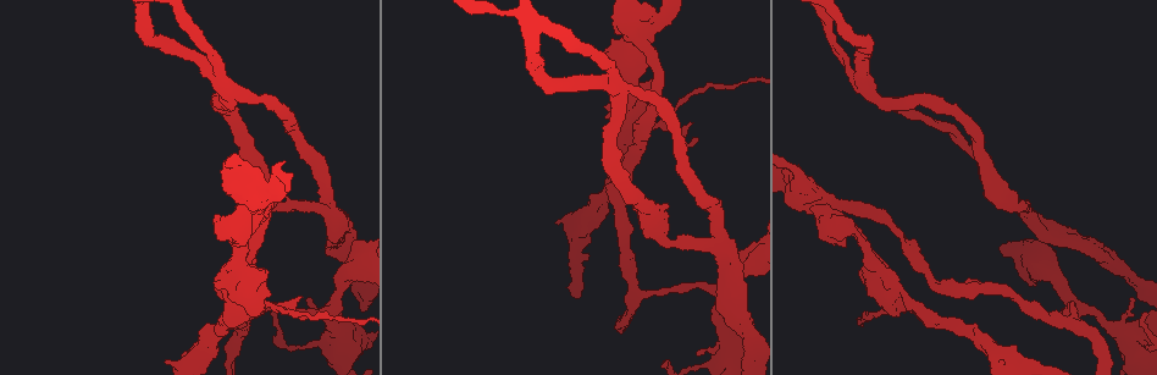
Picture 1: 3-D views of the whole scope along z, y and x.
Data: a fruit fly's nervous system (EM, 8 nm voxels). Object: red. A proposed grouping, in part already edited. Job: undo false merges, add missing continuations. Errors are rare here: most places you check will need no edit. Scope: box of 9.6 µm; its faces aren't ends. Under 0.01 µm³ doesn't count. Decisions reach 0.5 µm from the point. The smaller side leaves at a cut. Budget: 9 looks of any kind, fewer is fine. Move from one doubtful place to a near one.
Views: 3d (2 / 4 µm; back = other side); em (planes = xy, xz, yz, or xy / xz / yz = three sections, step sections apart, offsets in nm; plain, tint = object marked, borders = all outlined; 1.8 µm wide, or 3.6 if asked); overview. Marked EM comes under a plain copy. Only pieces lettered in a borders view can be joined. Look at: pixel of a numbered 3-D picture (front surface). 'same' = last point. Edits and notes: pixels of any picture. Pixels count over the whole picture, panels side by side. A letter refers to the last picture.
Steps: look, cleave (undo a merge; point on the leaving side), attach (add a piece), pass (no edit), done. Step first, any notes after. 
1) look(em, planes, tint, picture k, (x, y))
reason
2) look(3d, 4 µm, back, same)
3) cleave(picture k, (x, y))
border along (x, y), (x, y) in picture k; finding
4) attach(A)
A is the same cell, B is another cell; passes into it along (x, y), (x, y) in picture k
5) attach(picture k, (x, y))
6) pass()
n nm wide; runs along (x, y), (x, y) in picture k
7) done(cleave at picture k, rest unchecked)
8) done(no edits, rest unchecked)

look(em, yz, step 4, borders, picture 1, (274, 304))
branch point

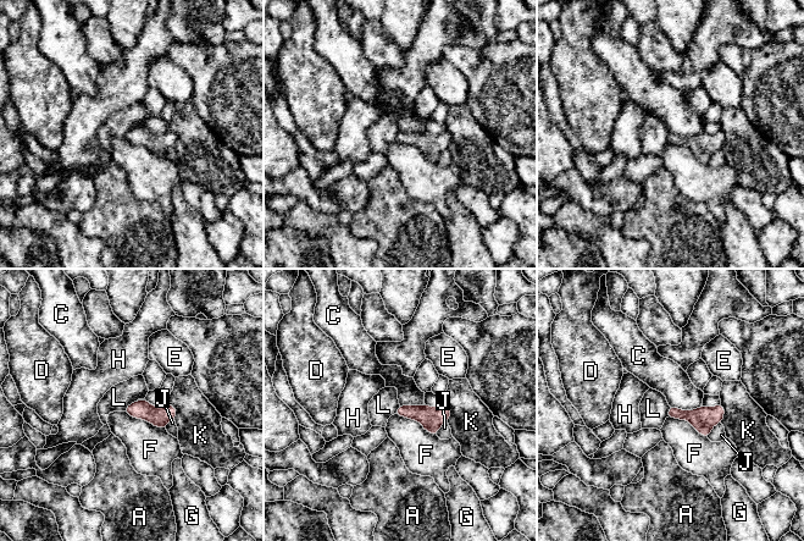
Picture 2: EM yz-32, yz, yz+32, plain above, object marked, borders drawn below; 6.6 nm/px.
pass()
100 nm wide; A, C, D, E, F, G, H, J, K and L are other cells; continuous, no second neuron

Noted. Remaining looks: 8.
look(em, planes, tint, picture 1, (808, 193))
looks like a crossing

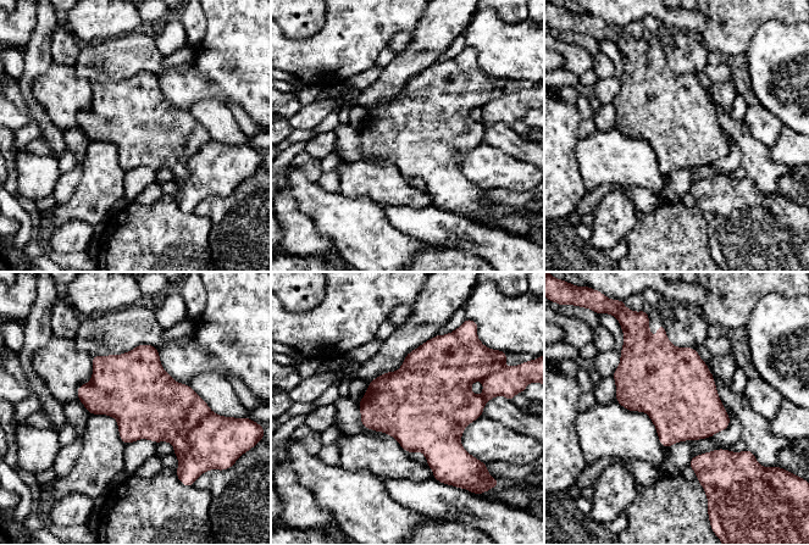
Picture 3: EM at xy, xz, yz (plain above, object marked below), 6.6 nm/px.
look(em, planes, borders, same)

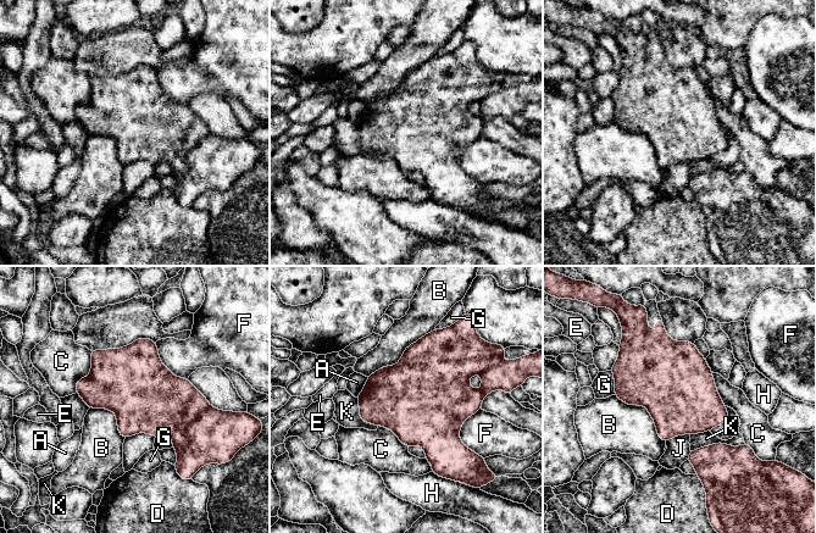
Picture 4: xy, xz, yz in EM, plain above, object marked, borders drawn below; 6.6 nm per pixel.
pass()
480 nm wide; A, B, C, D, E, F, G, H, J and K are other cells; continuous, no second neuron

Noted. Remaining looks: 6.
look(em, xz, step 4, borders, picture 1, (686, 160))
touches itself

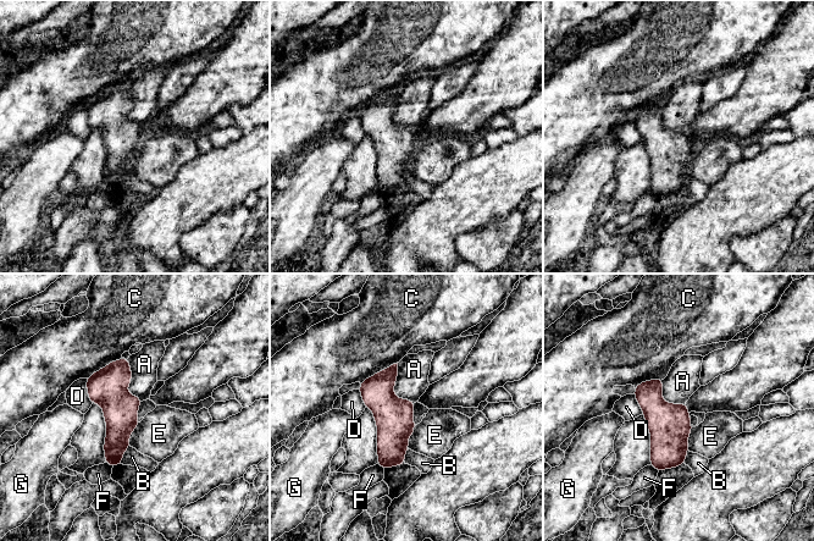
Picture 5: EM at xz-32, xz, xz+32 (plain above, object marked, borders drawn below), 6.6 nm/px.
pass()
A, B, C, D, E, F and G are other cells; runs along (125, 362), (117, 374), (112, 463) in picture 5; one neuron here

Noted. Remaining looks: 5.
look(3d, 2 µm, picture 1, (880, 102))
arms part here

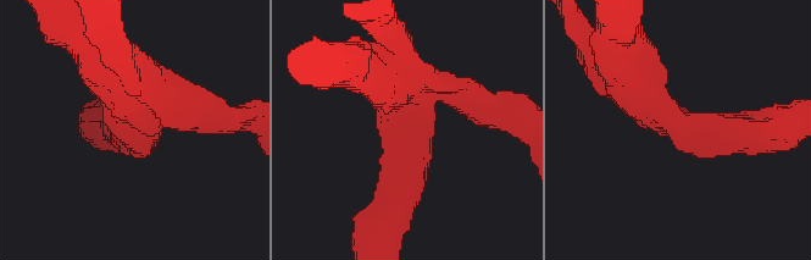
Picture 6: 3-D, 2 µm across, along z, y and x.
look(em, planes, tint, picture 6, (136, 127))
need the tissue

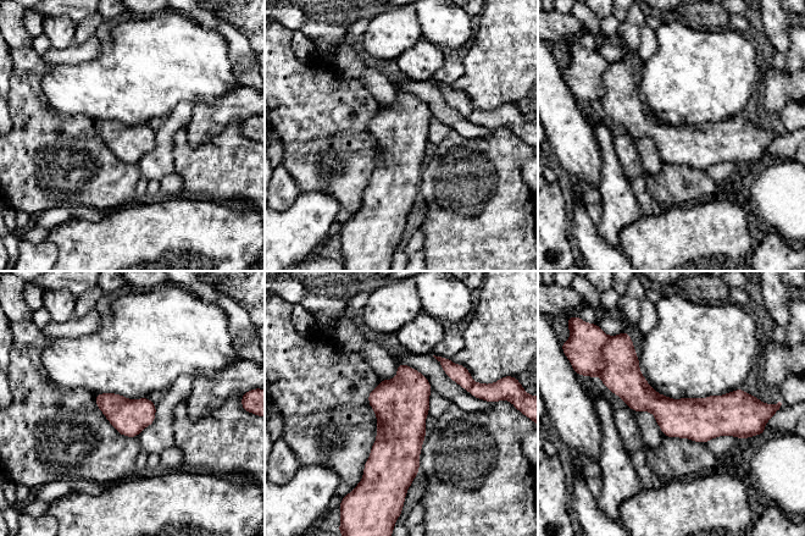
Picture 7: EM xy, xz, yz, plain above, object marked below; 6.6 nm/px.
look(em, planes, borders, same)
what lies round it

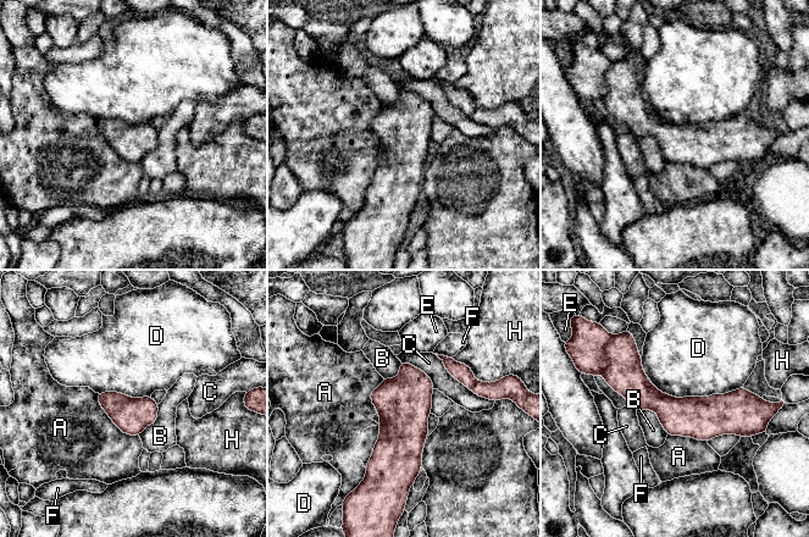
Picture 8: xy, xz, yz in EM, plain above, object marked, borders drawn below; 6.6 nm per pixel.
pass()
A, B, C, D, E, F and H are other cells; runs along (609, 381), (669, 409), (751, 400) in picture 8; all the same neuron

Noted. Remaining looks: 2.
done(no edits, rest unchecked)

